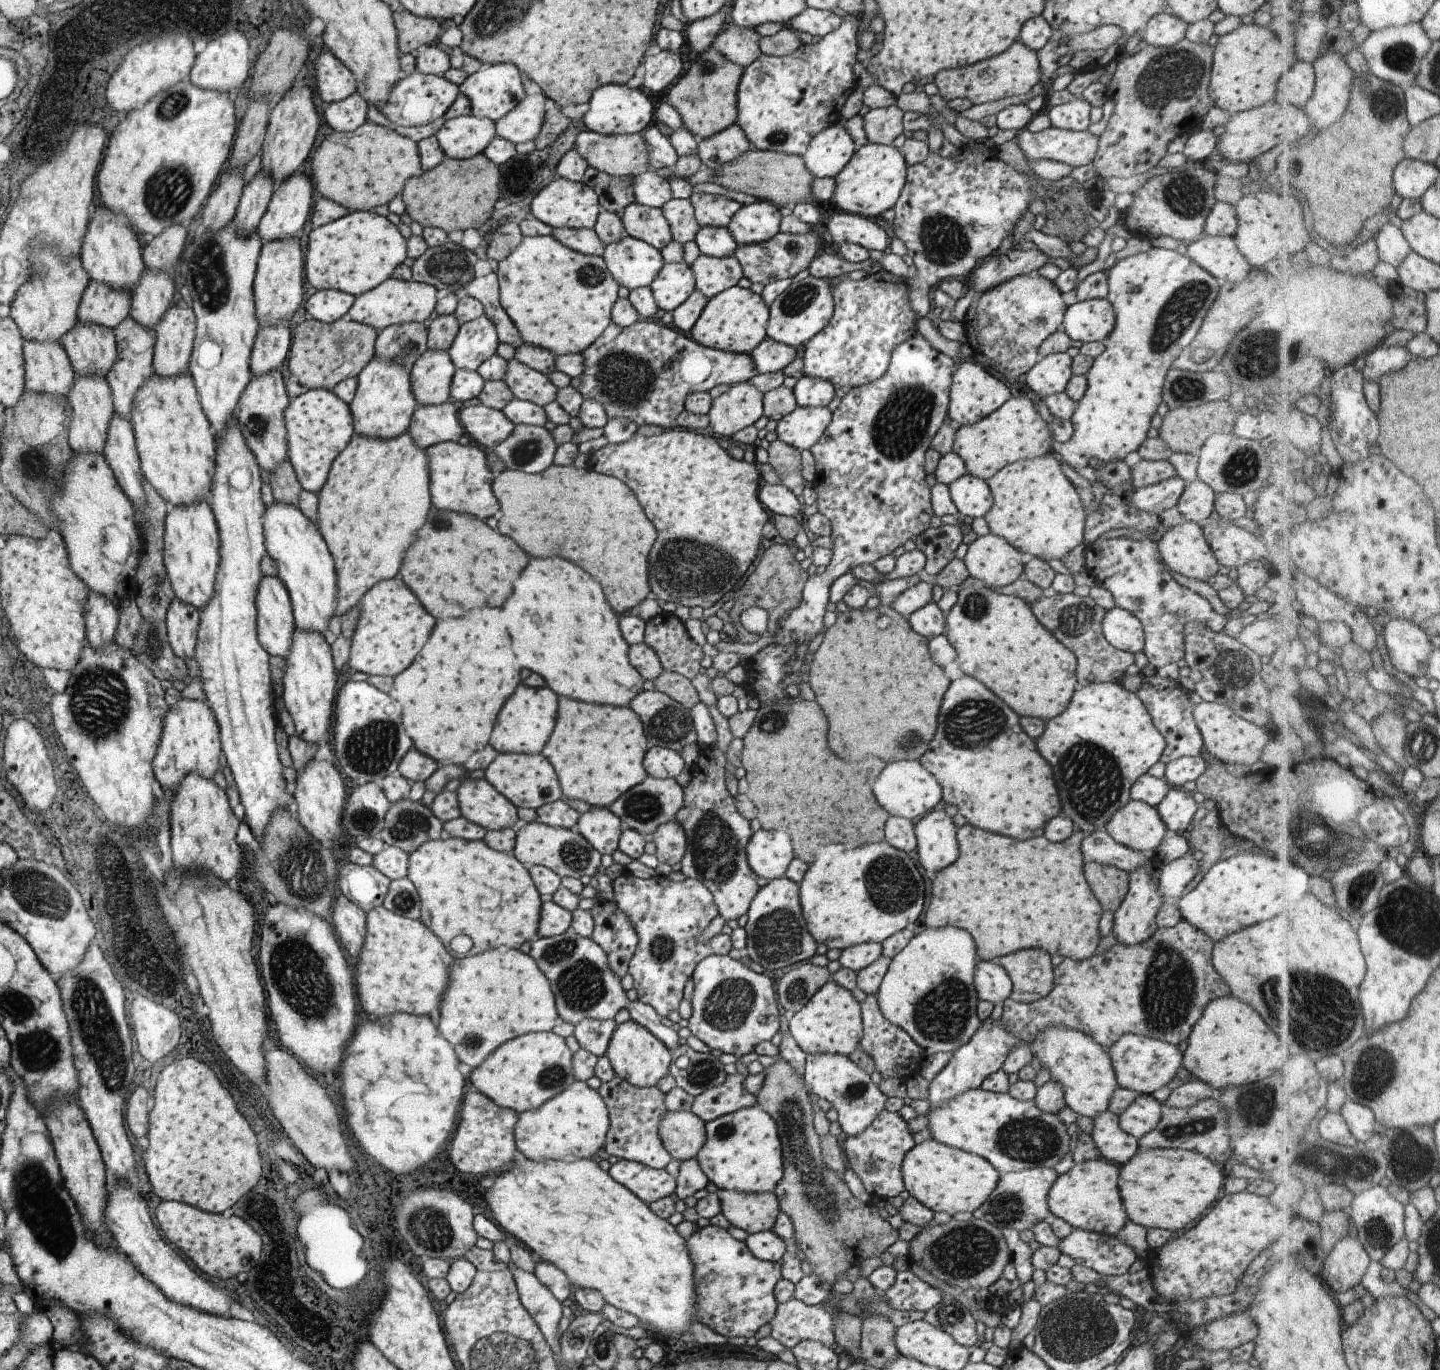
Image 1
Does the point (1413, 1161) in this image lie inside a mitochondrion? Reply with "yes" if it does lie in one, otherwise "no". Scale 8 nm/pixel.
yes

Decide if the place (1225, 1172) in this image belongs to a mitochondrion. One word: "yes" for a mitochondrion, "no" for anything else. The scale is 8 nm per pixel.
no

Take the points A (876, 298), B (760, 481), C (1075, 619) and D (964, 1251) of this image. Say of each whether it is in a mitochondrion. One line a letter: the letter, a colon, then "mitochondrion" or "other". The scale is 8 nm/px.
A: other
B: other
C: mitochondrion
D: mitochondrion

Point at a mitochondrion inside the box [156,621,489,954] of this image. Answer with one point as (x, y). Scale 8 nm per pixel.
(297, 864)

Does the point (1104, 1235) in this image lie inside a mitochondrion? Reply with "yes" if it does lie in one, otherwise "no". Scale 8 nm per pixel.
no

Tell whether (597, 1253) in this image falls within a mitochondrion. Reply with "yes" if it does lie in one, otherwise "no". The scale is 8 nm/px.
no

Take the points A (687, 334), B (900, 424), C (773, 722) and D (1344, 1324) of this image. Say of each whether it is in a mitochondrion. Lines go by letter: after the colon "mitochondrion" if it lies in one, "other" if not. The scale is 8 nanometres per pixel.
A: other
B: mitochondrion
C: mitochondrion
D: other

